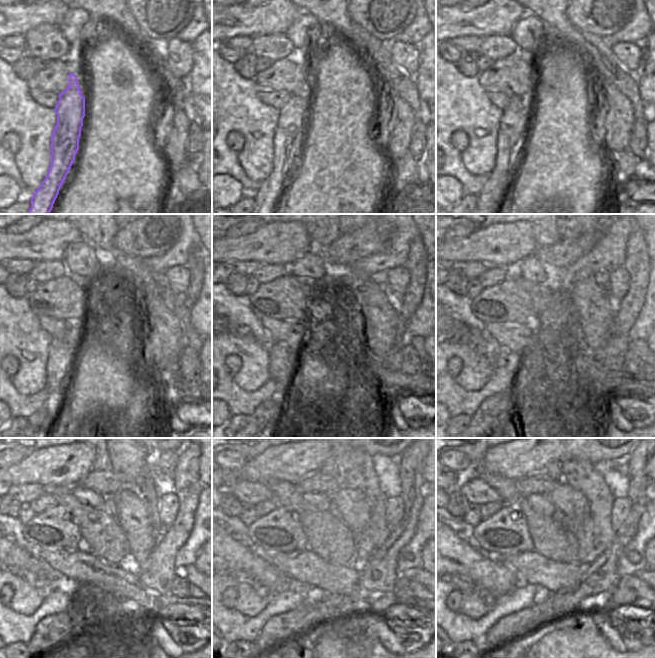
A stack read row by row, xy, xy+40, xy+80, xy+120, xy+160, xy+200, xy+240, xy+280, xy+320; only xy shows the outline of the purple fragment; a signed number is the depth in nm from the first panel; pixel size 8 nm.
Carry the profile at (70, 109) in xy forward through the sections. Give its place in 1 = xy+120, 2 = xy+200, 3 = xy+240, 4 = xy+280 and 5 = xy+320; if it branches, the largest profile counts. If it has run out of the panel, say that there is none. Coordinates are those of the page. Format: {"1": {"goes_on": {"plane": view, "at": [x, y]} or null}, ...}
{"1": {"goes_on": {"plane": "xy+120", "at": [61, 355]}}, "2": {"goes_on": {"plane": "xy+200", "at": [498, 357]}}, "3": {"goes_on": {"plane": "xy+240", "at": [43, 586]}}, "4": {"goes_on": {"plane": "xy+280", "at": [264, 592]}}, "5": {"goes_on": {"plane": "xy+320", "at": [488, 597]}}}

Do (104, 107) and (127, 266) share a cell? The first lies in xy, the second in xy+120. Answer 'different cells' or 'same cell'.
different cells

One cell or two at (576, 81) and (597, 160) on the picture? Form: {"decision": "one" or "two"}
{"decision": "one"}

